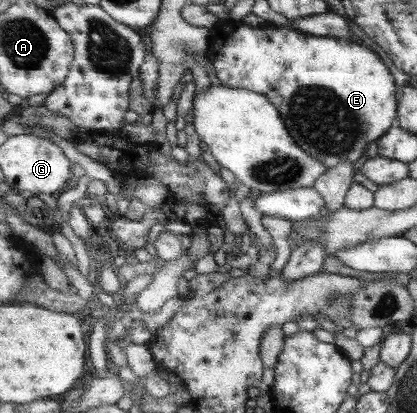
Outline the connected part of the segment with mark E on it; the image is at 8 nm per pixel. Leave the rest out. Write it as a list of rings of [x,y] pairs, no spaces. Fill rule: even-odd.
[[[266,24],[258,28],[244,25],[234,33],[224,33],[225,44],[213,52],[214,66],[222,85],[248,89],[269,97],[278,107],[296,142],[315,159],[326,163],[329,169],[342,163],[357,162],[366,155],[370,143],[388,134],[398,120],[400,99],[396,77],[378,53],[367,46],[346,39],[318,37]],[[324,125],[334,125],[324,133]]]

